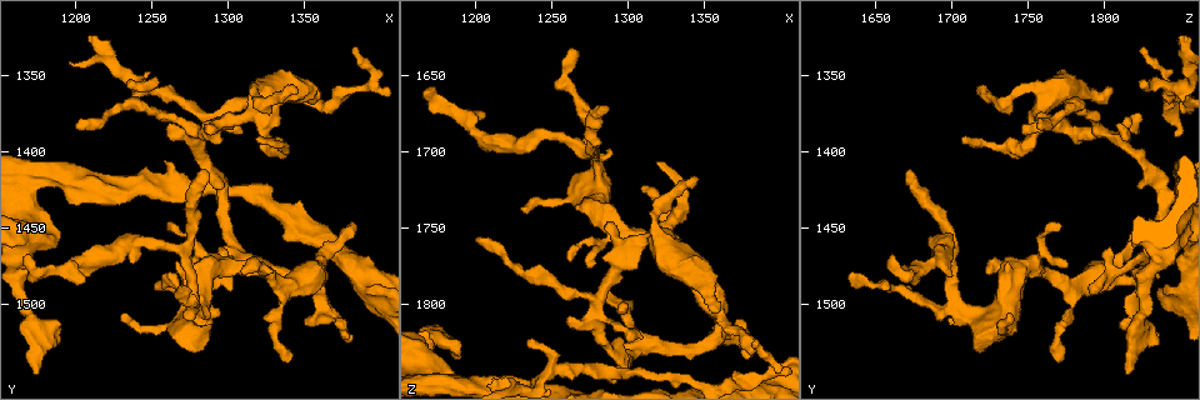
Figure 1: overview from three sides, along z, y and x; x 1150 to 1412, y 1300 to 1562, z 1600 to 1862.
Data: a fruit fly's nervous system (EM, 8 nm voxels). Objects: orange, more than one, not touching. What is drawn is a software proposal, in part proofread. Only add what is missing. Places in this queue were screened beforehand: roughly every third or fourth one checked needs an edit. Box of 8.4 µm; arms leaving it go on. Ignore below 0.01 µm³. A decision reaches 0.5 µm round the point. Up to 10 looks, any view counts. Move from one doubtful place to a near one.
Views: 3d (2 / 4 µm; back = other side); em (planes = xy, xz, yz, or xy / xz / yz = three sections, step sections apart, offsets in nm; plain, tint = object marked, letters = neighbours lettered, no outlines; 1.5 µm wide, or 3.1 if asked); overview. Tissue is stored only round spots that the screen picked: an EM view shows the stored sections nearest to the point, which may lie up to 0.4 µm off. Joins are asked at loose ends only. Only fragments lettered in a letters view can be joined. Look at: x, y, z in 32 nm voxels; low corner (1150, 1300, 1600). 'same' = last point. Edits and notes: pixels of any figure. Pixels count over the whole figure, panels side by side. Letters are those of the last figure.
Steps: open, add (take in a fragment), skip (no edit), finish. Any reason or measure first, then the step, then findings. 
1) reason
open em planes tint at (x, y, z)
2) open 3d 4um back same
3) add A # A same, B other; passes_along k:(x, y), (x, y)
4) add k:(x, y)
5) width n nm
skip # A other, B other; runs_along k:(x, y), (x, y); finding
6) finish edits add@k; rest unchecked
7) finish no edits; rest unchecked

open em planes letters at (1286, 1412, 1672)

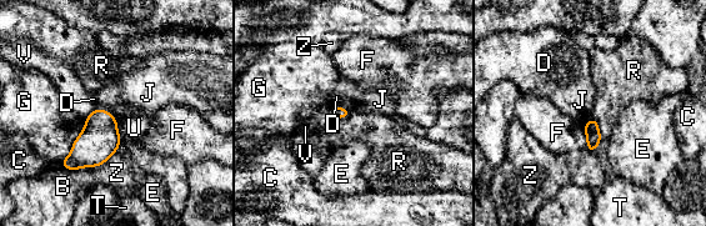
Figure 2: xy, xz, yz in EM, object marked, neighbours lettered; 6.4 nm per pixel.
skip # B other, C other, D other, E other, F other, G other, J other, R other, T other, U other, V other, Z other; none of them fits

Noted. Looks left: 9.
branch stops here
open 3d 2um at (1340, 1538, 1770)

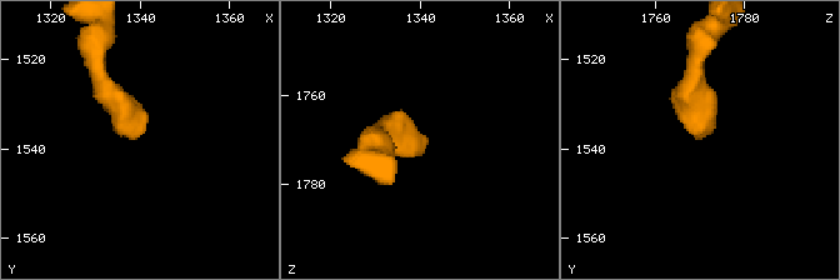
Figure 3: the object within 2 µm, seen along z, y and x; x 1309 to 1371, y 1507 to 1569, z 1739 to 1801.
shape alone is not enough
open em xz step 4 tint at (1340, 1538, 1770)

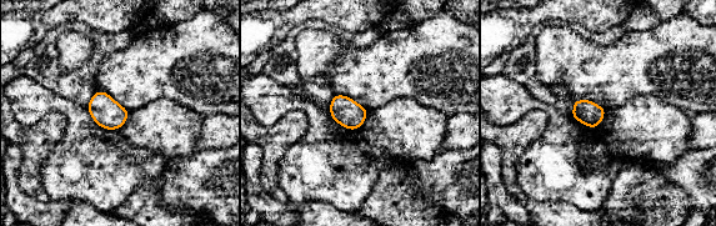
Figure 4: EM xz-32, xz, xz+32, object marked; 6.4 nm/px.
open em xz step 4 letters same

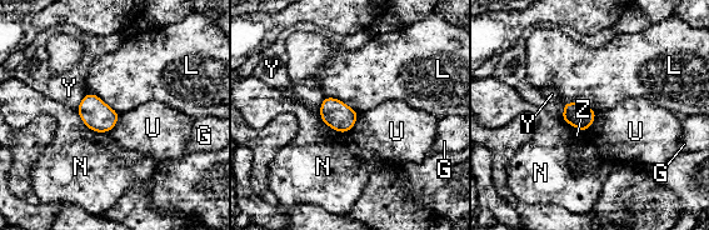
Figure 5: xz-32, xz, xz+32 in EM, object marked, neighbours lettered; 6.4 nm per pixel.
skip # G other, L other, N other, U other, Y other, Z other; border 5:(359, 113), (355, 124), (348, 133); no lettered fragment goes on from it

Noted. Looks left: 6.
open 3d 4um at (1168, 1468, 1660)

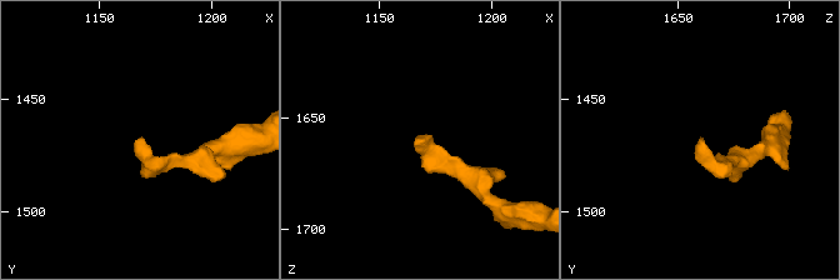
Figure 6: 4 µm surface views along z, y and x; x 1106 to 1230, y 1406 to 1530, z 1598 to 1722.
need the tissue
open em xy step 8 letters at (1166, 1468, 1659)

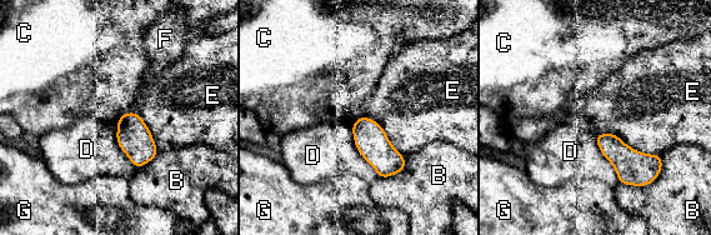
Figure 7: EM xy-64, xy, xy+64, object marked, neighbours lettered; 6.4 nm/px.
cut it another way
open em planes letters same

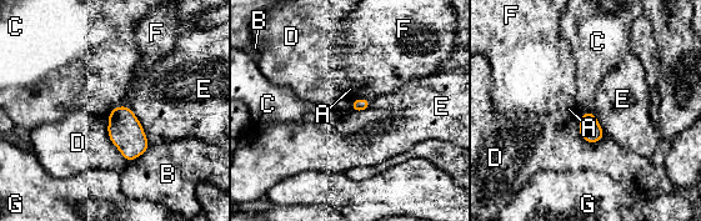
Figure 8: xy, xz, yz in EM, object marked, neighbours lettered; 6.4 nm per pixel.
longest_contact D 340 nm
skip # A other, B other, C other, D other, E other, F other, G other; border 8:(108, 112), (108, 136), (128, 161); no lettered fragment goes on from it

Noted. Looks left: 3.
branch stops here
open em planes letters at (1236, 1352, 1826)

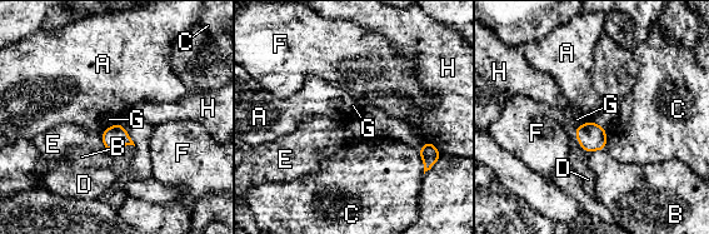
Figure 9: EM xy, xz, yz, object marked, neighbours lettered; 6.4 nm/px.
skip # A other, B other, C other, D other, E other, F other, G other, H other; border 9:(592, 119), (573, 129); none of them fits

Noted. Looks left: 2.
finish no edits; rest unchecked

